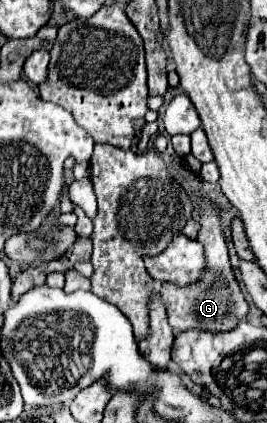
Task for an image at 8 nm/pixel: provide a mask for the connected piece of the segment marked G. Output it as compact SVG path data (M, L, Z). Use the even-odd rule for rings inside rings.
M199 200L203 206L201 212L201 230L197 240L205 246L205 256L207 256L207 274L201 278L201 282L189 286L189 288L177 288L173 284L161 284L161 296L167 306L167 316L171 328L177 330L211 330L211 332L223 332L235 328L247 314L247 302L239 290L239 284L233 276L231 264L229 264L229 254L227 254L227 244L221 234L219 226L219 210L207 200Z

